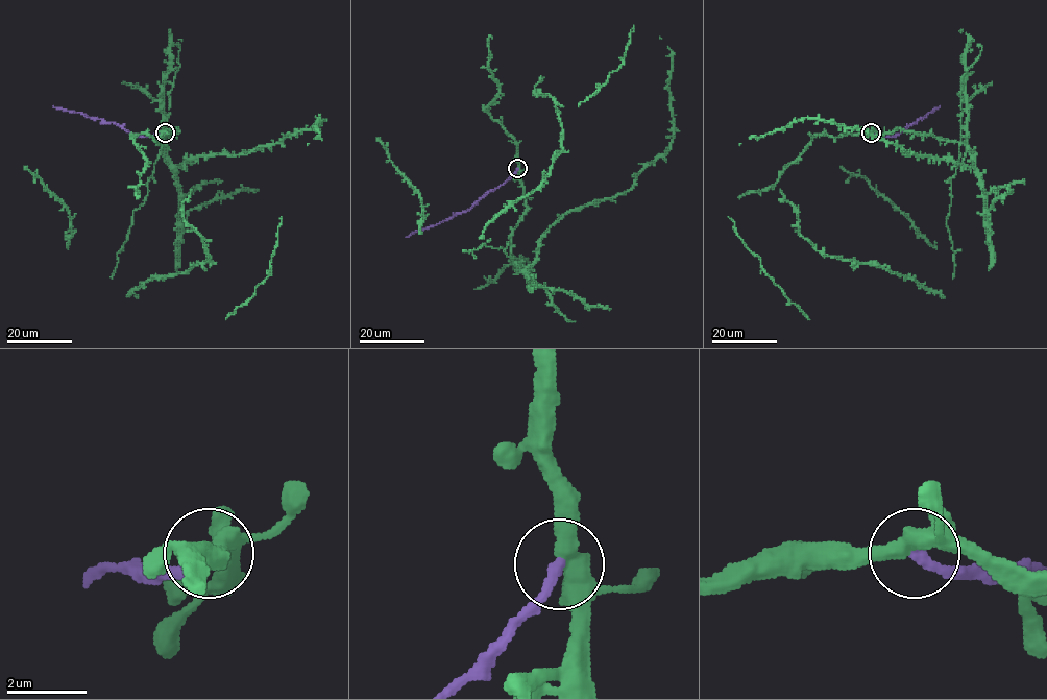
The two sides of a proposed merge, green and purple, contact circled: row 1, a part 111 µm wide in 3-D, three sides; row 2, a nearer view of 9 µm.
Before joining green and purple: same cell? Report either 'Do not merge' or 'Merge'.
Do not merge

